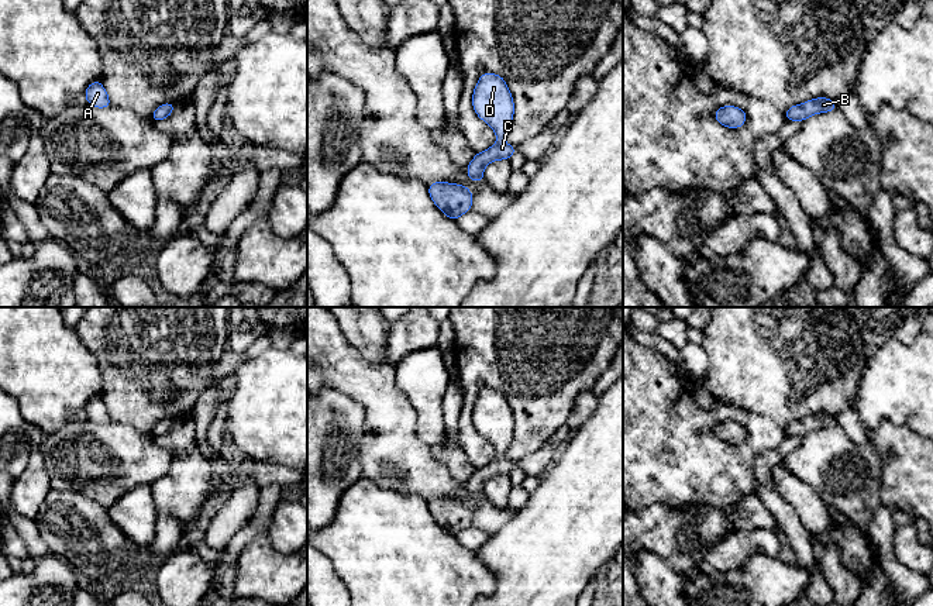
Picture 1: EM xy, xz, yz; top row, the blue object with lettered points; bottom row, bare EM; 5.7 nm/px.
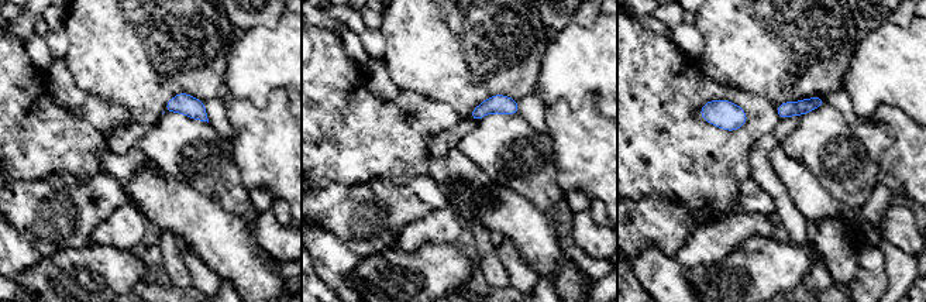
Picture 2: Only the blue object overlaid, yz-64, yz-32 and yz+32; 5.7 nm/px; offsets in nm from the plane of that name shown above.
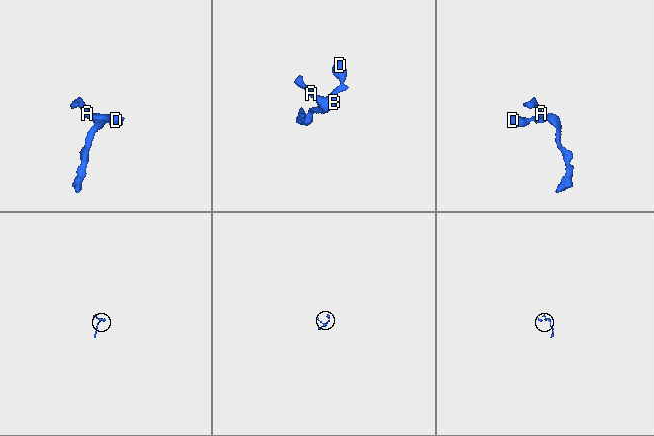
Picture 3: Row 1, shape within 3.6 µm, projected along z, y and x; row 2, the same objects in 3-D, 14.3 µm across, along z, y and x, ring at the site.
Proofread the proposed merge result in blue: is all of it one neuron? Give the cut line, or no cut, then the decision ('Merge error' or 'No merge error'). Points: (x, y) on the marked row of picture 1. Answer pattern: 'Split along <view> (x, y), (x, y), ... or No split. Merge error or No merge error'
No split. No merge error

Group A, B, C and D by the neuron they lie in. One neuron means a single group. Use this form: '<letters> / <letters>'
A B C D

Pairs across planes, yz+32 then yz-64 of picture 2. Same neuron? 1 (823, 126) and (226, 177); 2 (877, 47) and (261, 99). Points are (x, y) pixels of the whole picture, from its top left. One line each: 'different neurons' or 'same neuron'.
1: same neuron
2: same neuron

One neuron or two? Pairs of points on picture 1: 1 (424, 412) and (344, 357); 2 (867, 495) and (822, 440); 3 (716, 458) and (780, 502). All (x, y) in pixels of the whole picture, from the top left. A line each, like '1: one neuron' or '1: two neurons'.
1: two neurons
2: one neuron
3: two neurons

